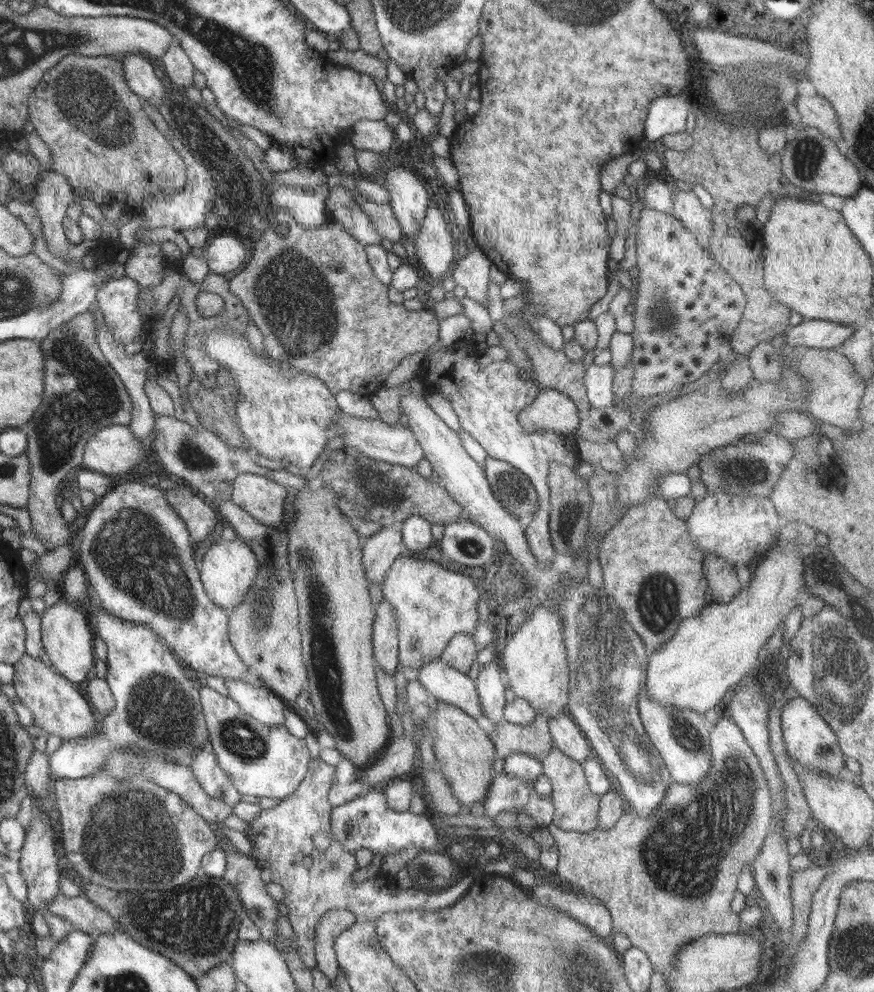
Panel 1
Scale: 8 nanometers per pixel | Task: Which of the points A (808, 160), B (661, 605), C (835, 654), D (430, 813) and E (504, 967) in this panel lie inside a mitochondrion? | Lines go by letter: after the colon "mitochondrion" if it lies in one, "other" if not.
A: mitochondrion
B: mitochondrion
C: mitochondrion
D: other
E: mitochondrion

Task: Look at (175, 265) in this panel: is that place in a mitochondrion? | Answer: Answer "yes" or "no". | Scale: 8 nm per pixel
no

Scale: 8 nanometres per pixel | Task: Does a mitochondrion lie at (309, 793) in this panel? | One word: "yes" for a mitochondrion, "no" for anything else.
no

